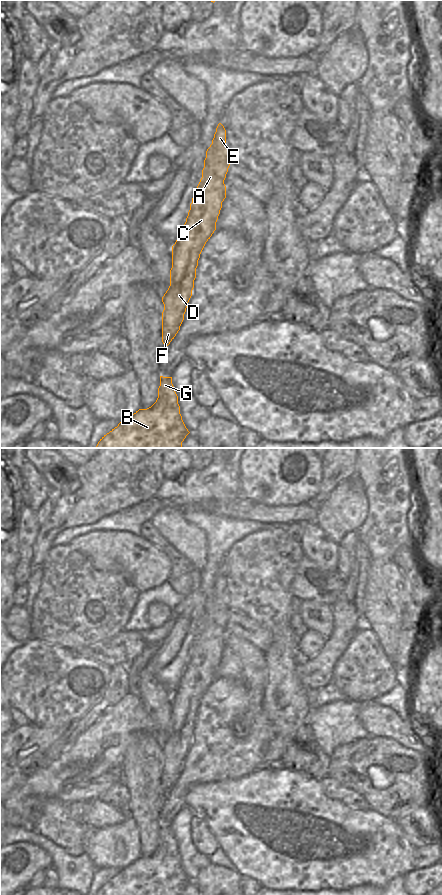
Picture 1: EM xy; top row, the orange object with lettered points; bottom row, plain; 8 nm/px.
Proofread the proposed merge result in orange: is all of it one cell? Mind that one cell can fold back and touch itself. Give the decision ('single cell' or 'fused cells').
single cell

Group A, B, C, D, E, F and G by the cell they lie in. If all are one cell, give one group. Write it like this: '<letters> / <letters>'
A B C D E F G

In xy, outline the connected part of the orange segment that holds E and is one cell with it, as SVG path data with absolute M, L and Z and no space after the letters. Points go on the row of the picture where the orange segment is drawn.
M219 123L212 144L206 151L202 178L194 192L186 222L175 244L172 246L170 286L162 297L162 302L164 304L164 310L162 312L162 342L165 349L180 330L188 302L192 296L200 254L206 242L216 230L216 222L222 208L222 202L226 198L224 180L231 163L232 162L228 160L226 130L224 126Z

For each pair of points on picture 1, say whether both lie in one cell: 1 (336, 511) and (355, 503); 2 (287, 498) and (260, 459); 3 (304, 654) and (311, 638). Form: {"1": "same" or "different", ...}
{"1": "same", "2": "same", "3": "same"}

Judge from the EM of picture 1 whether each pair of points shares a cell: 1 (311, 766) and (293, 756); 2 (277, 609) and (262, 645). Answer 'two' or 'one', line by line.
1: one
2: two

